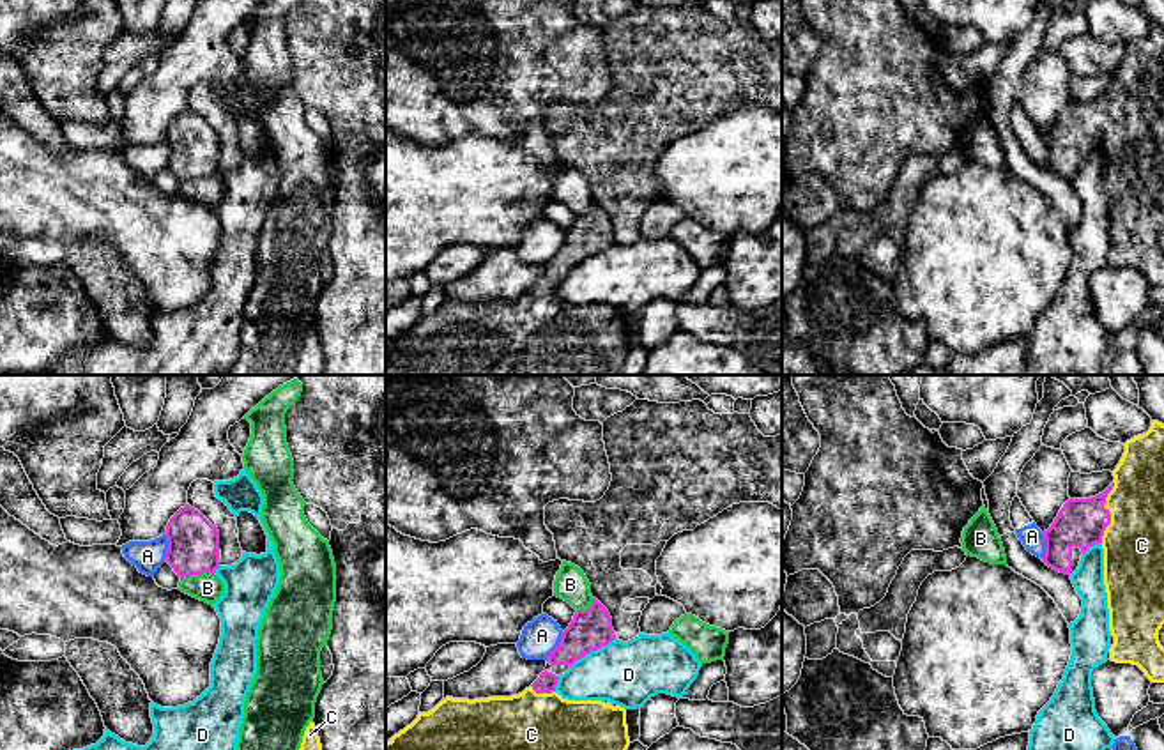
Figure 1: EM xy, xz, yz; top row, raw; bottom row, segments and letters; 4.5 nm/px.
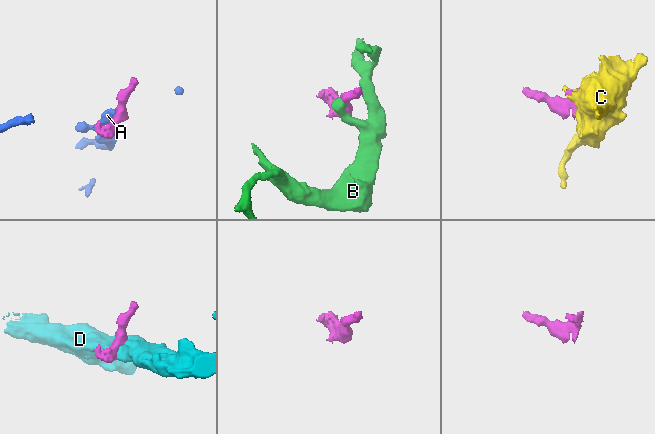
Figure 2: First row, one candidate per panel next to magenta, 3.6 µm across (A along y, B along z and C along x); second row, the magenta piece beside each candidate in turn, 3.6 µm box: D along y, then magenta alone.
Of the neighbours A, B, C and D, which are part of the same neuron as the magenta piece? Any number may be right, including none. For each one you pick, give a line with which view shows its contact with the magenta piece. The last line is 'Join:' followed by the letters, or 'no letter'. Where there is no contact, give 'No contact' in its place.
C: Touches magenta in yz
Join: C

